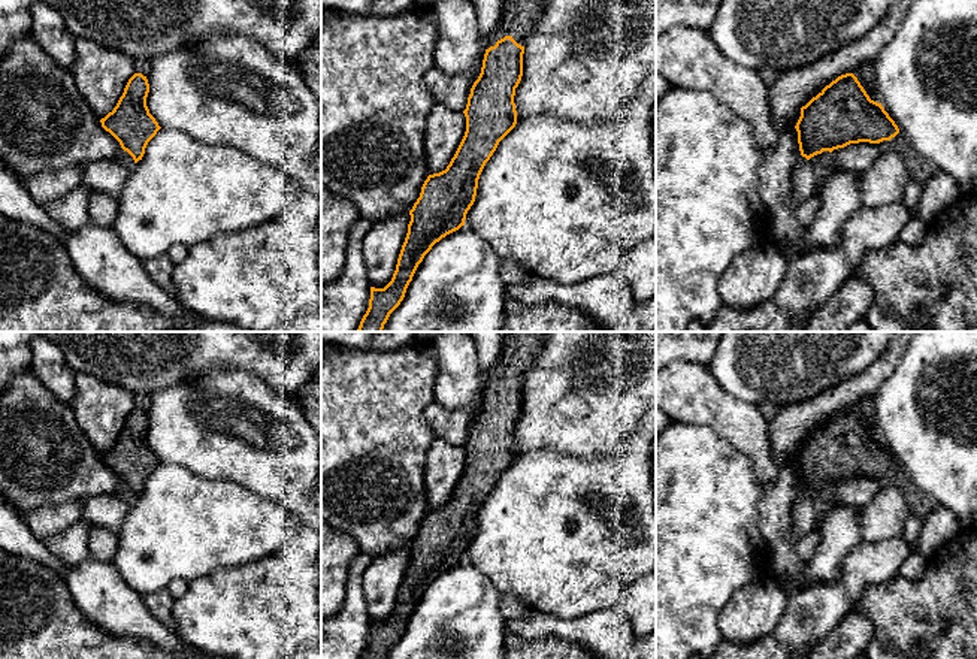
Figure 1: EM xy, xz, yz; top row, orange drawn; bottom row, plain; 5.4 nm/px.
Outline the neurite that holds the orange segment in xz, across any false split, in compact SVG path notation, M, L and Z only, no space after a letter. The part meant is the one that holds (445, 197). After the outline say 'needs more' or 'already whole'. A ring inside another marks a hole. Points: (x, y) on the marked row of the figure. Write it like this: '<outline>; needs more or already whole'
M505 0L496 27L486 37L486 54L478 79L471 88L466 109L466 132L445 170L429 175L420 197L409 211L411 221L396 270L384 288L370 287L369 308L357 332L382 332L390 314L400 305L412 276L432 247L465 226L466 214L475 202L478 179L499 142L515 127L515 88L523 76L524 43L536 27L542 0Z; needs more

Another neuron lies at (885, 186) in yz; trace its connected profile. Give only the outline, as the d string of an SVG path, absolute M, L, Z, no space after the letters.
M881 152L878 160L859 173L860 200L865 206L883 206L902 202L905 187L911 181L902 152Z

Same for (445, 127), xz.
M435 103L429 112L424 154L429 173L447 169L466 132L466 117L441 103Z

